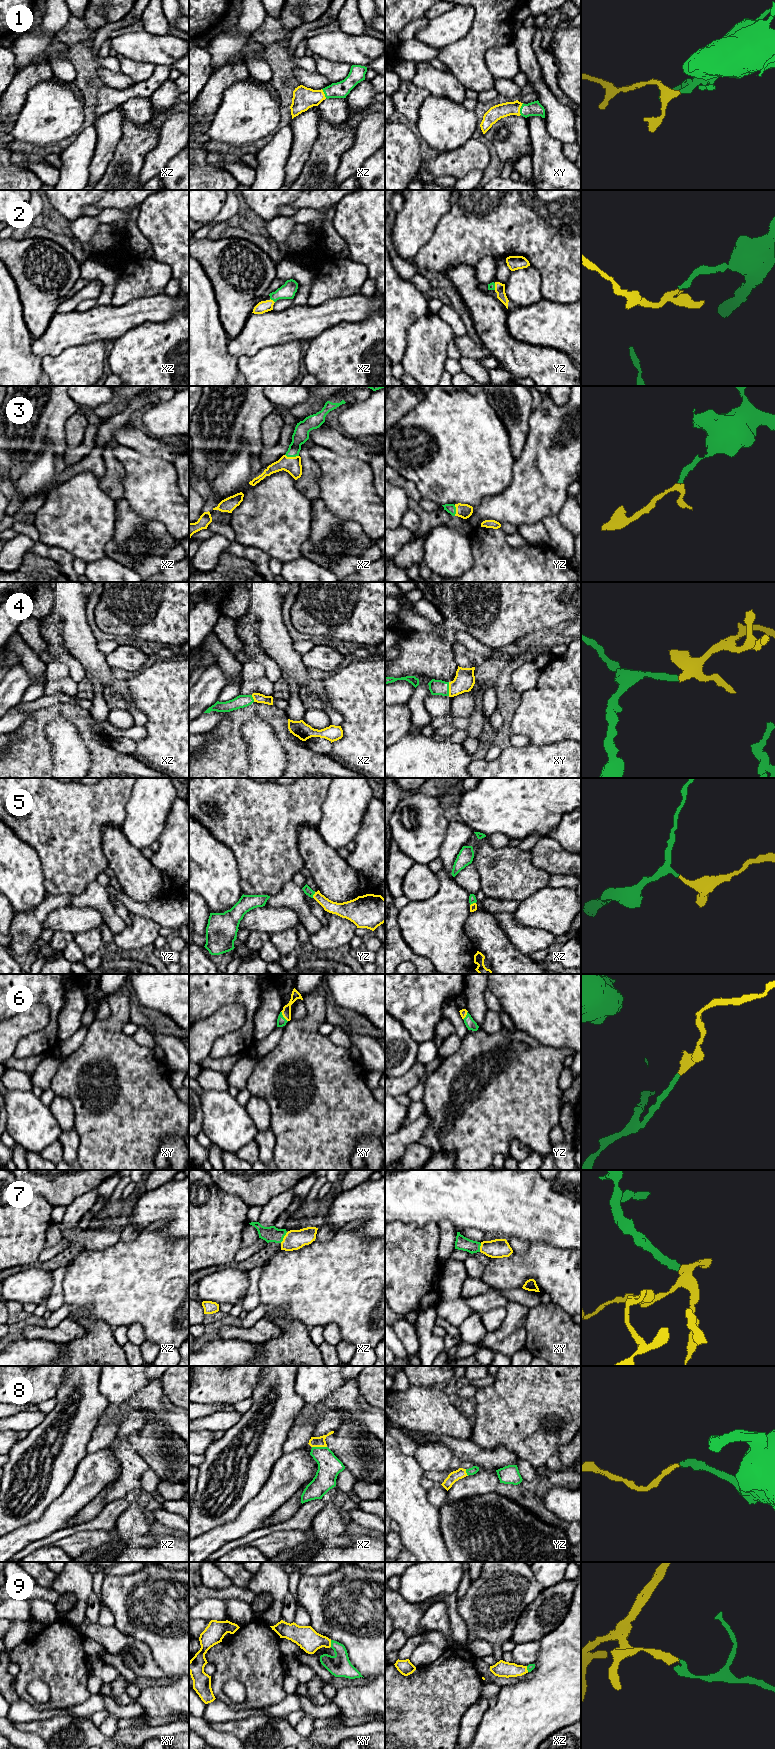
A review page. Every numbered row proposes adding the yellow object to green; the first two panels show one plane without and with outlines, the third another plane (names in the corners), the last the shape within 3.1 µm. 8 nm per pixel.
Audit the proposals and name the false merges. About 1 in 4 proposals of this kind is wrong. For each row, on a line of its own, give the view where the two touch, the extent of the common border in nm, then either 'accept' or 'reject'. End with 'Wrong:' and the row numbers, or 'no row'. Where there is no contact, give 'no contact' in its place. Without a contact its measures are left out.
1: xy | 100 nm | accept
2: xz | 50 nm | accept
3: xz | 110 nm | accept
4: xy | 110 nm | accept
5: yz | 50 nm | accept
6: xy | 100 nm | accept
7: xz | 110 nm | accept
8: xz | 120 nm | accept
9: xy | 60 nm | accept
Wrong: no row

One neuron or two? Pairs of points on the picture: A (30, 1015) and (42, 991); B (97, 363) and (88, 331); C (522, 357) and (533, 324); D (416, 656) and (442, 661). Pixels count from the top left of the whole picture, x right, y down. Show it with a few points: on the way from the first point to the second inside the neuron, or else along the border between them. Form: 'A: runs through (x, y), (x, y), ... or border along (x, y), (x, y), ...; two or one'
A: border along (38, 1002), (49, 1011), (45, 1025); two
B: border along (104, 340), (71, 345), (68, 348); two
C: border along (507, 330), (519, 340), (550, 348); two
D: runs through (422, 656), (431, 656), (436, 660); one

